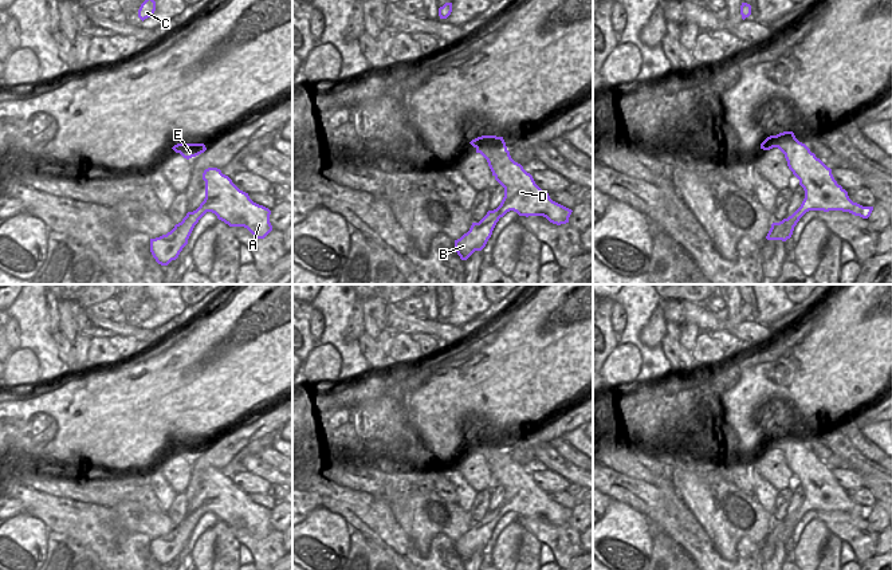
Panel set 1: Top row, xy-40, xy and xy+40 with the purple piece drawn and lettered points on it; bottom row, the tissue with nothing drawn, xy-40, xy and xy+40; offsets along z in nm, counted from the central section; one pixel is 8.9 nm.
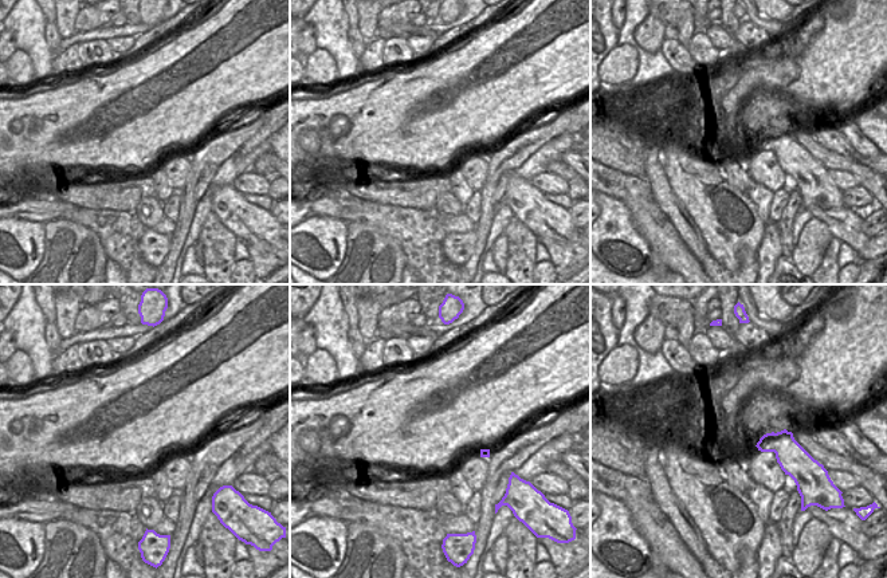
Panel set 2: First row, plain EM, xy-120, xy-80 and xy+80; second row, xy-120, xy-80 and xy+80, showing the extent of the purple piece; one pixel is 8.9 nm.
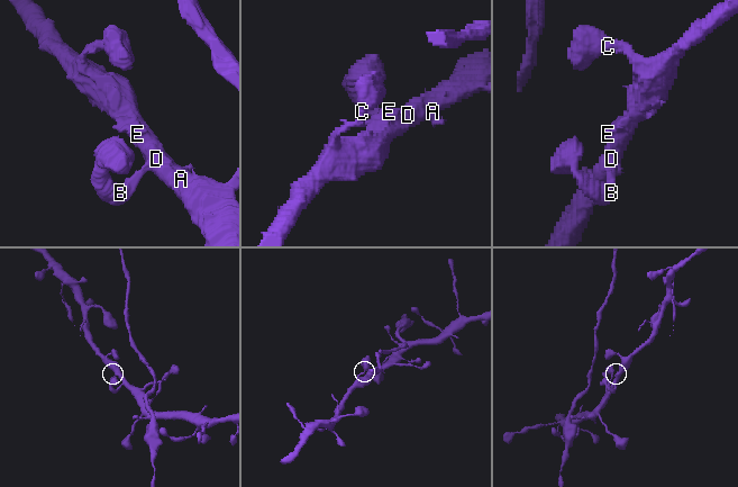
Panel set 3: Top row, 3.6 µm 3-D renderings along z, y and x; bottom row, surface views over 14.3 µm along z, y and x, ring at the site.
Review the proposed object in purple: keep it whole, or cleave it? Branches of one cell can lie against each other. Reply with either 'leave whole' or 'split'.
leave whole

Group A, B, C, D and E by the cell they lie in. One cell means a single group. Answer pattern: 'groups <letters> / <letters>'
groups A B C D E

